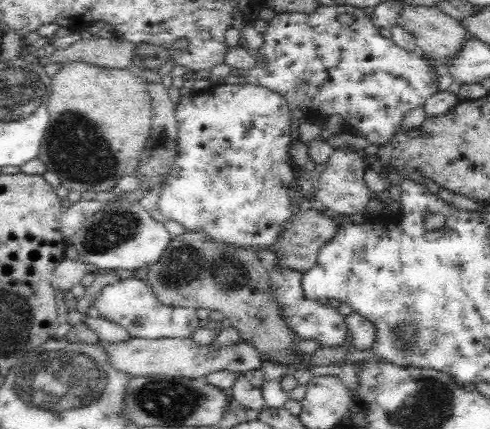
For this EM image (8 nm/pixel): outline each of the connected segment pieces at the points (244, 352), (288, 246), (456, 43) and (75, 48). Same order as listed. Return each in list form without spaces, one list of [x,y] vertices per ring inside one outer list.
[[[128,337],[120,342],[108,343],[100,341],[93,344],[100,346],[105,351],[109,365],[122,374],[129,374],[130,377],[147,375],[177,376],[178,378],[200,379],[207,374],[217,370],[228,370],[244,374],[249,370],[261,368],[261,356],[258,351],[248,343],[234,344],[222,350],[216,346],[200,346],[194,344],[190,338],[162,338],[145,339]]]
[[[320,208],[298,210],[297,213],[294,213],[281,226],[281,230],[277,234],[276,244],[270,246],[269,252],[272,252],[276,256],[278,265],[304,273],[316,265],[318,250],[330,242],[330,238],[334,236],[336,229],[330,217],[322,216],[322,210]]]
[[[402,5],[396,24],[413,35],[417,51],[434,60],[450,61],[466,40],[465,27],[436,6]]]
[[[92,38],[78,40],[76,44],[68,46],[66,50],[57,50],[50,57],[45,55],[41,63],[62,63],[67,60],[82,61],[102,68],[117,68],[119,71],[134,66],[134,52],[137,44],[118,39]]]

